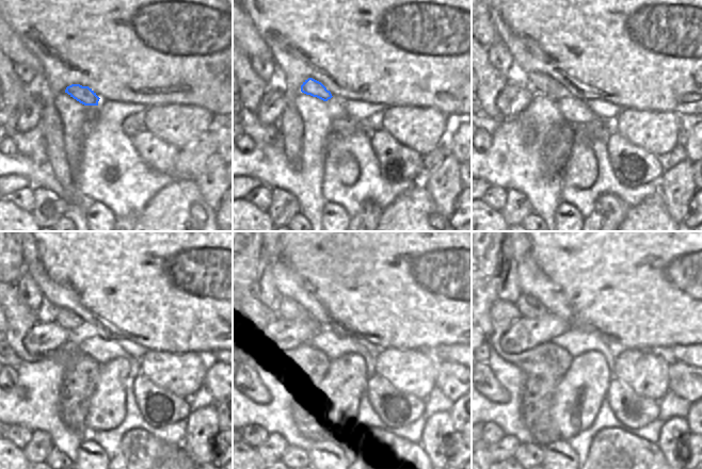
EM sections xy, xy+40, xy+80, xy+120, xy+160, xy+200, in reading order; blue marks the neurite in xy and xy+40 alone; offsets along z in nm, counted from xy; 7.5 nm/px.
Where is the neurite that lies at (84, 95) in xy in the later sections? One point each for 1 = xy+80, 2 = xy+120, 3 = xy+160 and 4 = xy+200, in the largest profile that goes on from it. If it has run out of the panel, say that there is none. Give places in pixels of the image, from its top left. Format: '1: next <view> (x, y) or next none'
1: next xy+80 (538, 82)
2: next xy+120 (47, 312)
3: next xy+160 (290, 310)
4: next xy+200 (529, 307)

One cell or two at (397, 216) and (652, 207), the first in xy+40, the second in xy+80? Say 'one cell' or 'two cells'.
one cell

